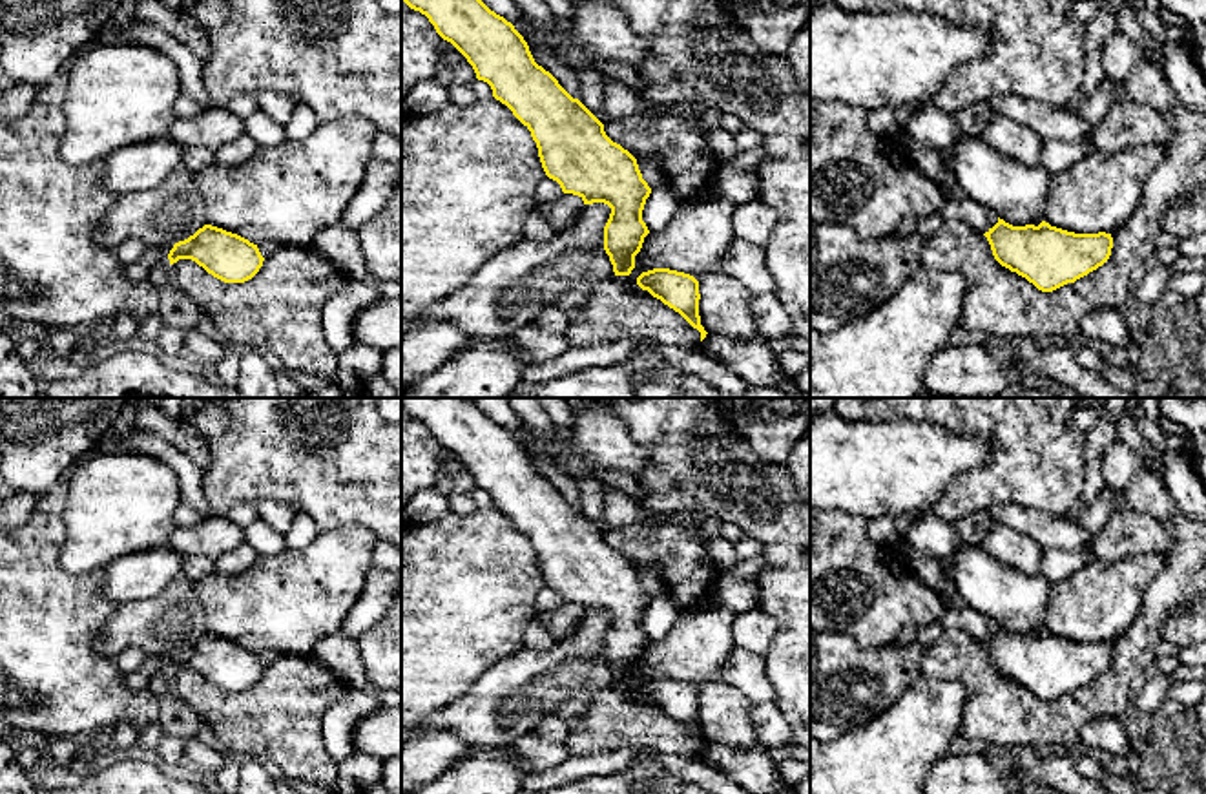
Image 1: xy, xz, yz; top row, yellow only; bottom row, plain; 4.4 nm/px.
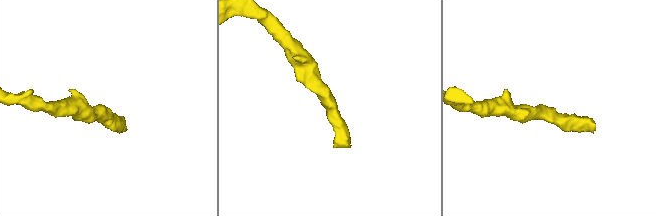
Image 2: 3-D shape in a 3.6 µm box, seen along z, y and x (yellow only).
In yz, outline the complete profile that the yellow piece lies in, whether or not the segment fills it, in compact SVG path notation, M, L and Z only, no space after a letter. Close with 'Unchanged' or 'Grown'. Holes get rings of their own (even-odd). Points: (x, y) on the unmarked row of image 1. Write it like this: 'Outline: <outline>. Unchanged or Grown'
Outline: M1042 630L1038 635L998 632L983 643L994 668L1042 701L1053 701L1102 675L1113 657L1111 643L1075 643Z. Unchanged

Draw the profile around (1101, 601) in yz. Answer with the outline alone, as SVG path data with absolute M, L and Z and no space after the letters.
M1160 551L1137 555L1120 562L1089 559L1067 579L1051 584L1044 630L1075 643L1113 643L1129 630L1146 599L1148 584L1162 571Z

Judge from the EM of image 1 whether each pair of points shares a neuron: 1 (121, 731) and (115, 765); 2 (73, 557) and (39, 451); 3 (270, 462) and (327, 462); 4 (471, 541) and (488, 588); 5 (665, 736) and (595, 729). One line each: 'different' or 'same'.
1: different
2: different
3: same
4: same
5: same

